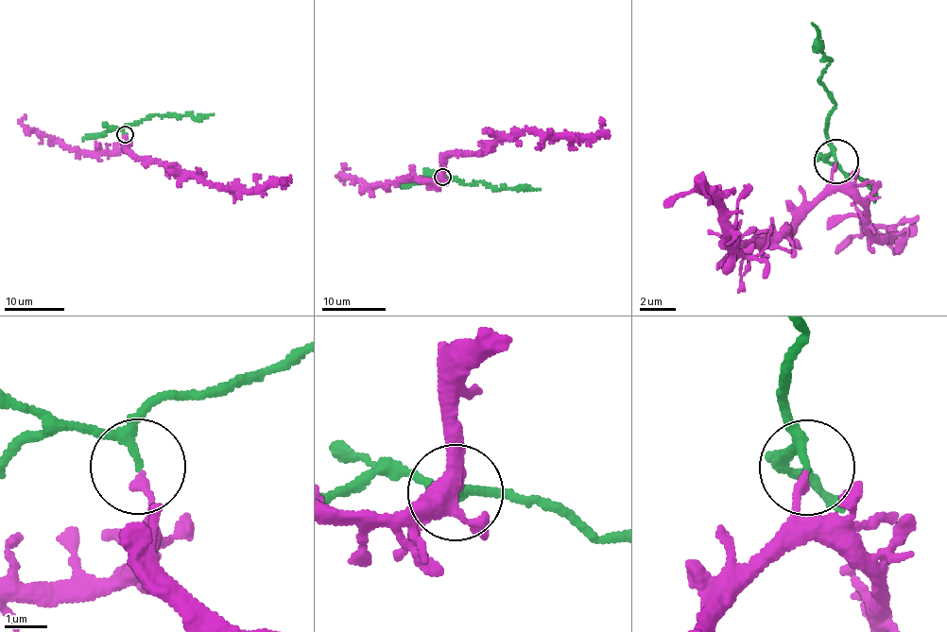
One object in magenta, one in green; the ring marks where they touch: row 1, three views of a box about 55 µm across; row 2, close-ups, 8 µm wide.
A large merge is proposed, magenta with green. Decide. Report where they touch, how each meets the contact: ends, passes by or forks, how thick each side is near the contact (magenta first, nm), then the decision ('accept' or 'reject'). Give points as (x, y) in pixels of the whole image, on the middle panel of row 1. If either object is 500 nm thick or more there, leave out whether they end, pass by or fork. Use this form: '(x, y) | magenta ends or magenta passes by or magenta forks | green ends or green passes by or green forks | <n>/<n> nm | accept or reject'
(442, 177) | magenta ends | green passes by | 200/150 nm | reject

